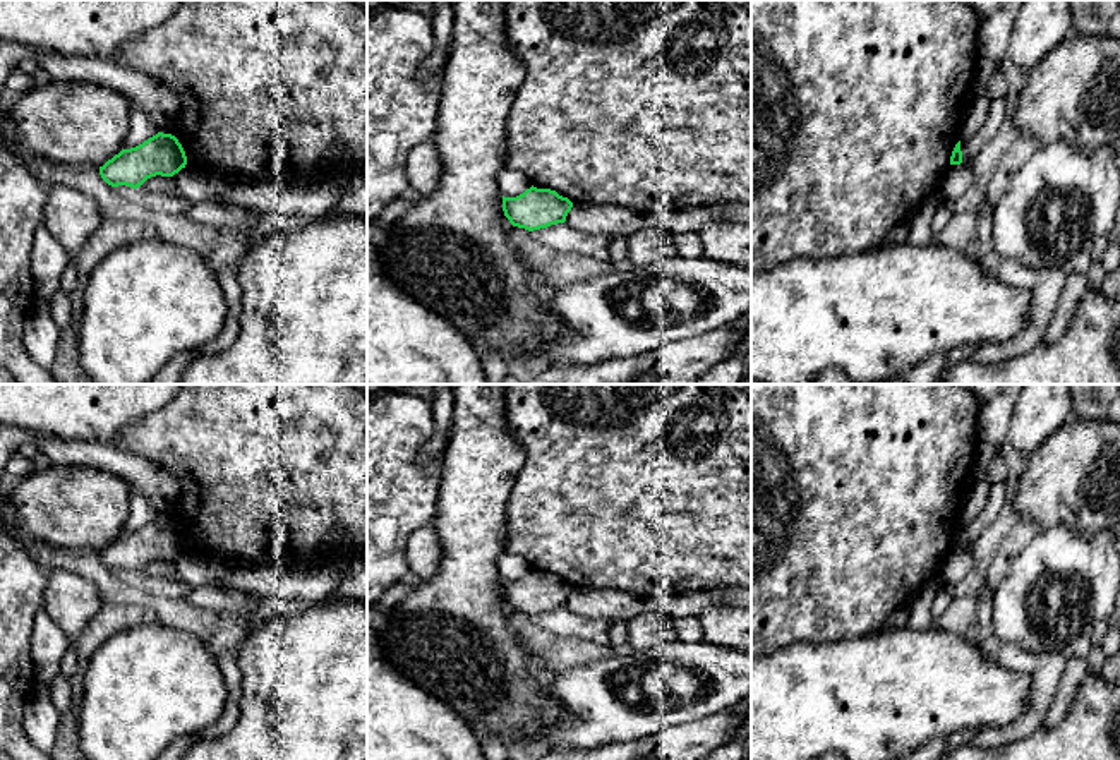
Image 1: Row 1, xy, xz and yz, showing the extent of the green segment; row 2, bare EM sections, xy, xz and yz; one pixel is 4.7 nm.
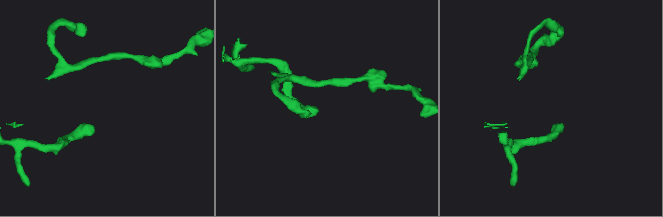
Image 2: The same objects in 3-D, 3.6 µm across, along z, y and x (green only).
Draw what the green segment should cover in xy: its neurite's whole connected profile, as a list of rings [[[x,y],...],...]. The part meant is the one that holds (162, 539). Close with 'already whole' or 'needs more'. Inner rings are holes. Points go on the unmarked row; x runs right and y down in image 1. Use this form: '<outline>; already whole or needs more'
[[[158,516],[135,532],[122,534],[99,551],[99,559],[111,571],[127,570],[137,573],[151,561],[173,561],[185,549],[187,540],[178,523]]]; already whole

